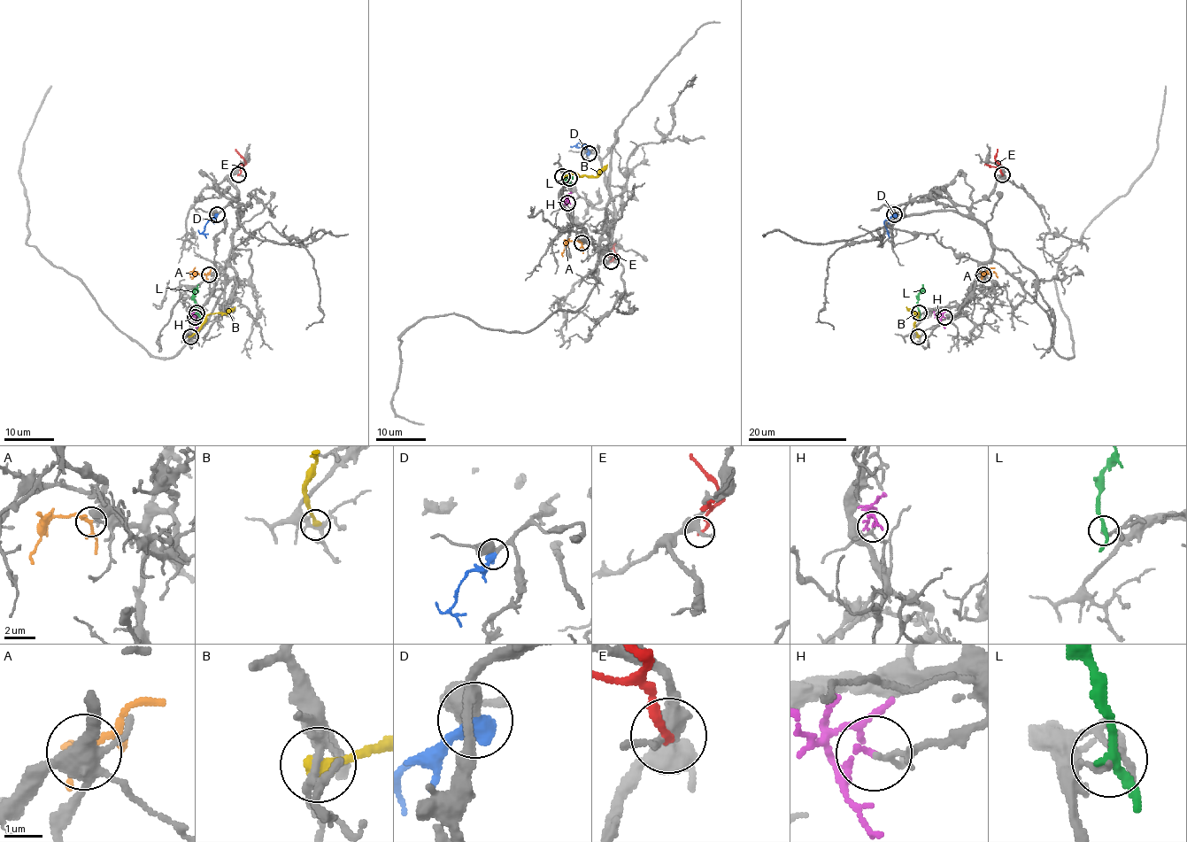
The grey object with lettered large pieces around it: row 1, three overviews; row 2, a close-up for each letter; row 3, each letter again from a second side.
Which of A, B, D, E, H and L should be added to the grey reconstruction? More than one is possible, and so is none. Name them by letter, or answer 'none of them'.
A, D

